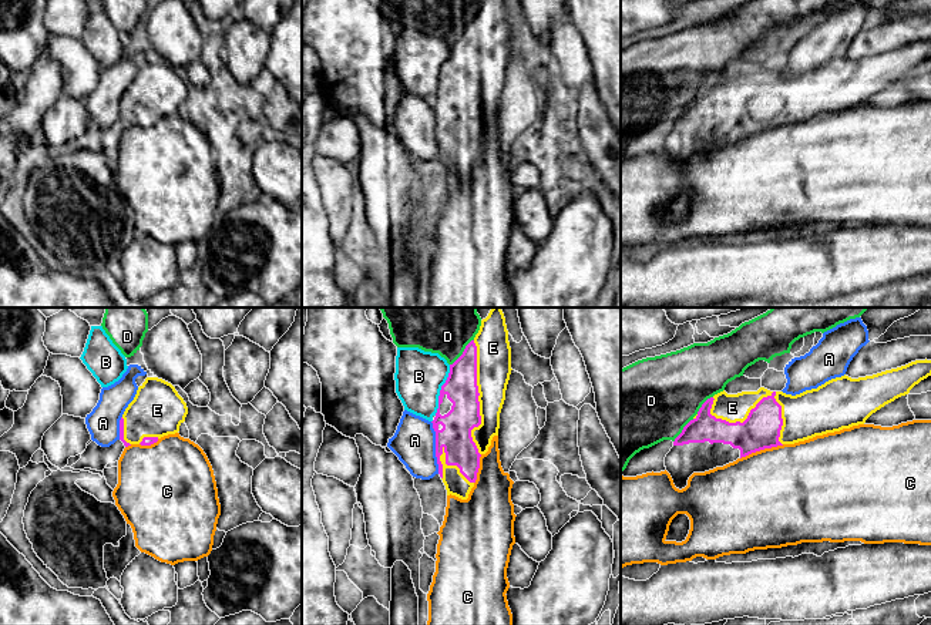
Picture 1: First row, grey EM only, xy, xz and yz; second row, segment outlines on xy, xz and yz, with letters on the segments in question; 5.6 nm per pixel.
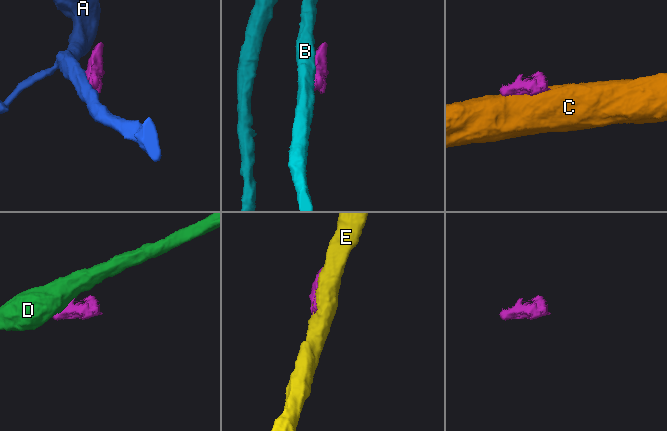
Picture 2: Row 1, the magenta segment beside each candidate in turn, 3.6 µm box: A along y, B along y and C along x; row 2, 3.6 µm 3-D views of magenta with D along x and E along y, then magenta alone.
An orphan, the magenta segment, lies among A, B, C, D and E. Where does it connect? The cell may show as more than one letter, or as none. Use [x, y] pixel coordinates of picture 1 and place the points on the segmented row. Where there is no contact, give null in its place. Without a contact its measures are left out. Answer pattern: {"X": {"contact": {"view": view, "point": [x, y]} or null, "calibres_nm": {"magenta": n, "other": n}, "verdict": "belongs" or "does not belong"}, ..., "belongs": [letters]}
{"A": {"contact": {"view": "xz", "point": [436, 447]}, "calibres_nm": {"magenta": 180, "other": 240}, "verdict": "does not belong"}, "B": {"contact": {"view": "xz", "point": [440, 390]}, "calibres_nm": {"magenta": 180, "other": 280}, "verdict": "does not belong"}, "C": {"contact": {"view": "yz", "point": [762, 449]}, "calibres_nm": {"magenta": 220, "other": 500}, "verdict": "does not belong"}, "D": {"contact": {"view": "xz", "point": [463, 352]}, "calibres_nm": {"magenta": 180, "other": 420}, "verdict": "does not belong"}, "E": {"contact": {"view": "yz", "point": [763, 397]}, "calibres_nm": {"magenta": 220, "other": 160}, "verdict": "belongs"}, "belongs": ["E"]}

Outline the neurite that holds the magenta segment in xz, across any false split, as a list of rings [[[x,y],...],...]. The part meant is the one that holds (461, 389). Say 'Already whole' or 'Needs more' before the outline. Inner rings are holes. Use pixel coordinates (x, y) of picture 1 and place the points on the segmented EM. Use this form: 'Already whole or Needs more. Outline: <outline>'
Needs more. Outline: [[[493,308],[463,354],[450,364],[431,421],[438,474],[447,495],[468,498],[480,457],[498,436],[511,370],[505,317],[501,308]]]

